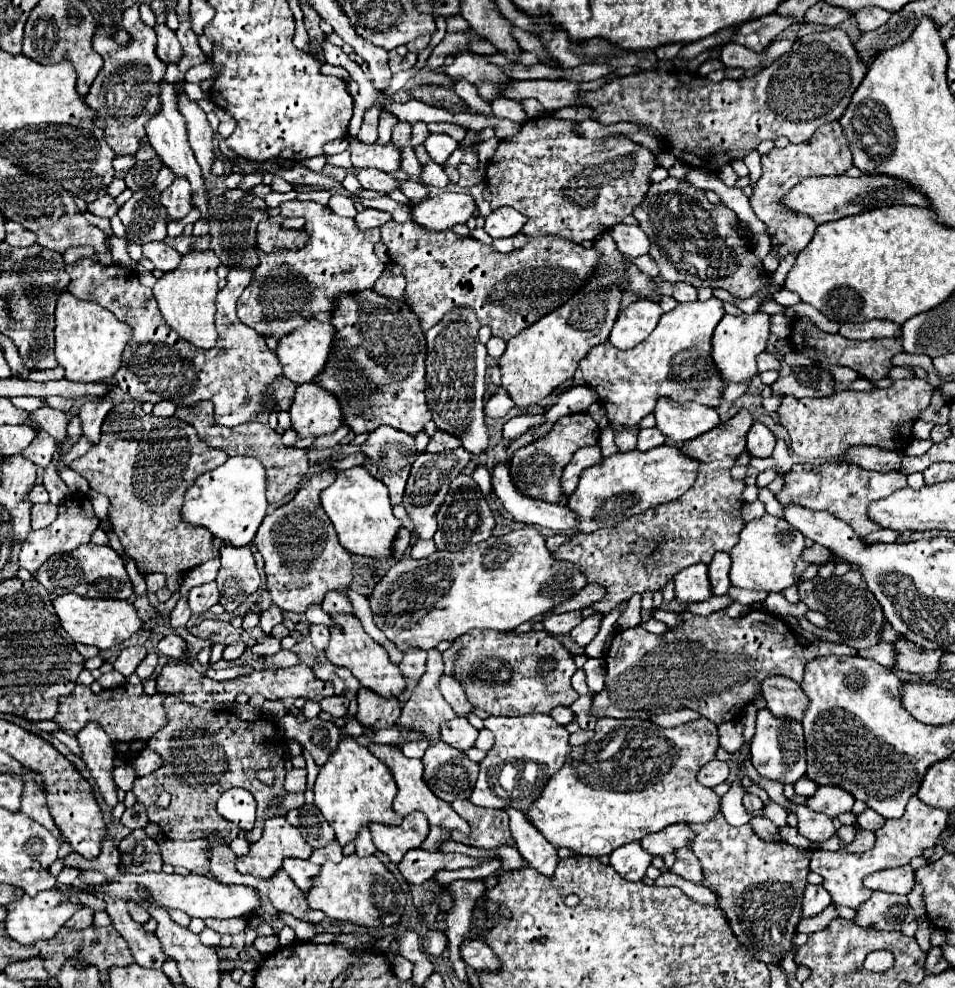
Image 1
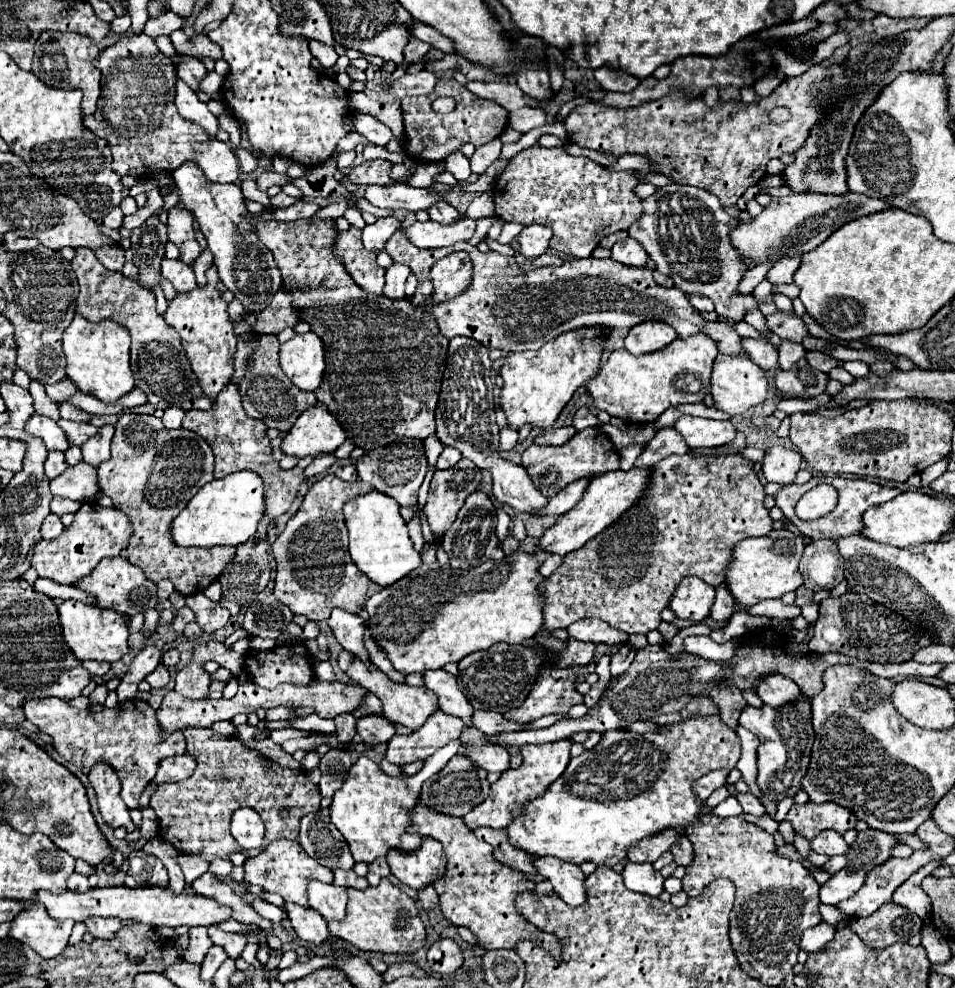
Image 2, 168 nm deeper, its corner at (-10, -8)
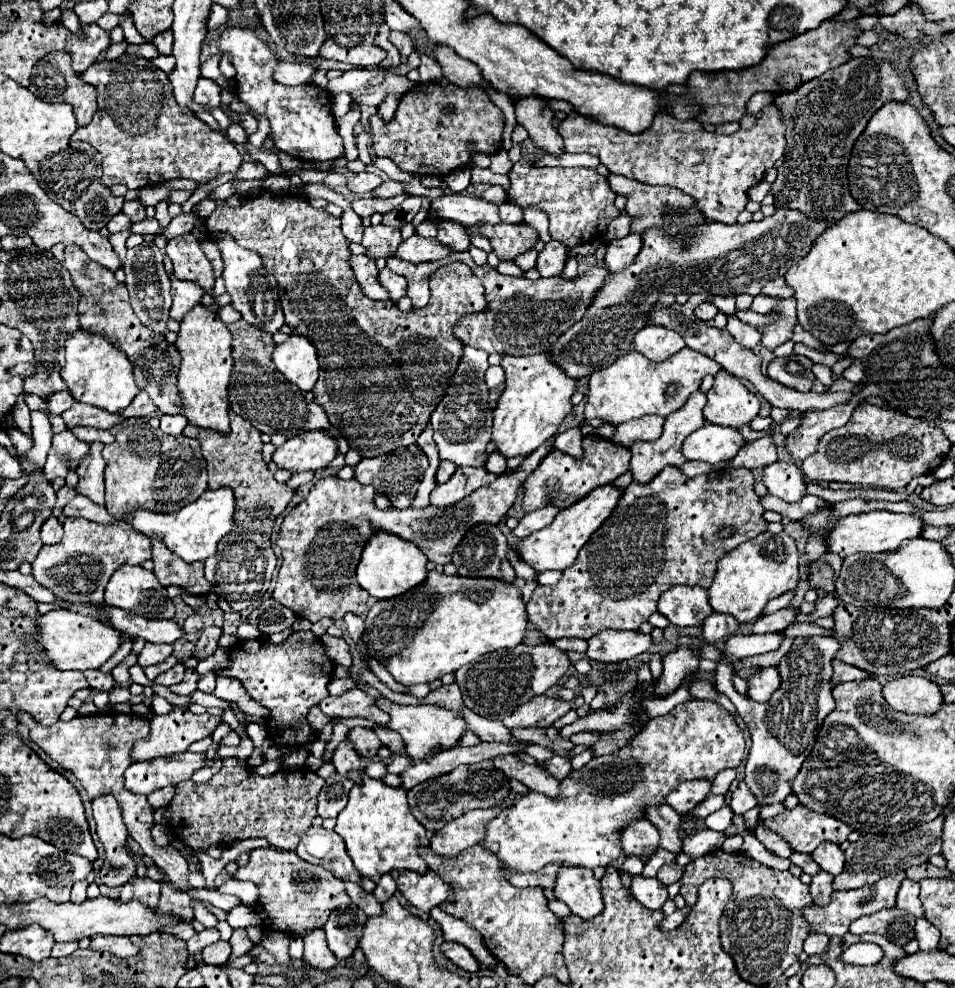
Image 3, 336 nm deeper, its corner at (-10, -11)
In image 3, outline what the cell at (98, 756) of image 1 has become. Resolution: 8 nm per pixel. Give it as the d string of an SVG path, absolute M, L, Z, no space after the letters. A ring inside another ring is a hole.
M101 794L93 798L93 818L99 840L105 846L105 864L99 870L99 882L115 888L135 876L135 862L127 852L127 826L121 820L121 808L115 796Z

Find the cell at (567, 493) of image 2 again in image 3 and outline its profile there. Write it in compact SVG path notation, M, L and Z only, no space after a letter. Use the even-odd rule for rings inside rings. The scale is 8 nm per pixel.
M549 504L547 508L533 510L533 512L525 514L525 516L519 520L519 526L513 530L513 534L515 534L517 538L527 538L527 536L531 536L533 532L549 526L559 512L561 512L561 510L559 510L559 508L551 508L551 504Z

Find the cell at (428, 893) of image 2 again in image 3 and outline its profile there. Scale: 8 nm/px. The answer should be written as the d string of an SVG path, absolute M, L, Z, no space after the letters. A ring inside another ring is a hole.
M439 906L431 908L431 910L429 910L429 916L441 926L445 940L453 940L453 942L459 942L459 944L467 946L477 960L481 960L483 964L487 964L487 968L493 968L493 964L495 964L497 960L495 960L495 958L491 956L491 952L485 948L481 936L479 936L467 922L445 914Z

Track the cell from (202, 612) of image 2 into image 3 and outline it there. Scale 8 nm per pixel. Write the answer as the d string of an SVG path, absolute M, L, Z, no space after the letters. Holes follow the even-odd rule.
M207 626L201 630L201 636L197 640L197 646L195 646L195 652L193 656L195 658L207 658L209 654L215 652L215 648L219 646L219 636L221 636L221 628L217 626Z

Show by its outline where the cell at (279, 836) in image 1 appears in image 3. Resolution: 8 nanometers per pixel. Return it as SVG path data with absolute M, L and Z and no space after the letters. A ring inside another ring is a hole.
M257 848L249 854L249 864L239 868L233 878L251 880L259 886L259 904L263 908L261 920L263 920L265 930L281 930L281 932L289 932L289 934L303 934L305 930L311 930L311 928L323 928L331 910L345 908L347 904L351 904L351 900L349 900L349 896L343 888L343 880L335 878L331 872L327 872L325 876L315 876L317 872L319 870L315 870L311 864L301 860L297 856L297 852L285 852L285 850L277 850L277 848Z

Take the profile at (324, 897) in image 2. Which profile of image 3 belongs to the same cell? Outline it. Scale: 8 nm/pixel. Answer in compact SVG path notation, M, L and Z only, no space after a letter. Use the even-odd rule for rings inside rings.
M351 904L345 910L331 912L323 930L327 934L327 944L337 960L345 960L347 956L353 954L365 918L365 912L357 904Z

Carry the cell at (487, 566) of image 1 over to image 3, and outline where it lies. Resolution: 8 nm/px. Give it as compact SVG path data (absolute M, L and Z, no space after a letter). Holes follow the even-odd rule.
M431 570L423 584L417 584L401 596L379 600L371 606L365 618L363 642L367 644L369 656L377 658L399 684L411 686L421 682L433 682L443 674L455 672L463 664L469 664L487 652L515 648L515 644L523 642L527 624L529 622L525 604L519 588L513 582L503 582L495 578L447 576Z

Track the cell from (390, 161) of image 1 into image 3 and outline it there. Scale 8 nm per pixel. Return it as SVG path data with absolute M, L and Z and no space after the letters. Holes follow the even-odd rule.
M332 166L329 170L345 174L345 178L347 178L347 188L349 188L351 192L355 192L355 194L371 192L371 190L375 190L375 188L383 182L383 180L381 180L381 176L377 176L377 174L369 174L369 172L355 174L355 172L347 170L346 167L335 168Z

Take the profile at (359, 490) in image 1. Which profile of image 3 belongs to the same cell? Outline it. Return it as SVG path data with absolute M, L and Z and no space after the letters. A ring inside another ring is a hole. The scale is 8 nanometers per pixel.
M373 532L371 538L365 542L361 560L357 564L357 582L361 588L365 588L373 598L385 600L391 596L399 596L413 588L415 584L421 584L427 576L427 556L419 552L419 548L395 534L389 532Z

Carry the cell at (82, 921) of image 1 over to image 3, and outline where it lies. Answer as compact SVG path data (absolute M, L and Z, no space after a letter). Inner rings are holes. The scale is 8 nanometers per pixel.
M57 942L55 946L53 946L53 952L51 952L51 956L53 958L61 958L61 956L69 956L77 950L79 946L77 946L77 942Z

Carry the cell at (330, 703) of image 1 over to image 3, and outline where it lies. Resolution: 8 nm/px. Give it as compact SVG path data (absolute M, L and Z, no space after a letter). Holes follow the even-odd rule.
M345 738L345 740L335 748L331 762L335 764L335 768L337 768L337 772L339 772L341 776L345 776L345 778L349 778L349 780L353 780L353 782L359 782L359 780L361 780L361 772L359 772L359 770L361 770L361 762L359 762L359 754L357 754L357 750L353 748L351 740Z

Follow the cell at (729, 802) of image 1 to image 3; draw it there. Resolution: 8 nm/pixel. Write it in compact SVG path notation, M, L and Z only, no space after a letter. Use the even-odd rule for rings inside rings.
M725 804L723 808L719 808L717 812L709 814L705 818L705 826L711 828L711 830L717 830L717 832L723 832L731 826L731 818L733 818L733 812L731 812L731 806Z

